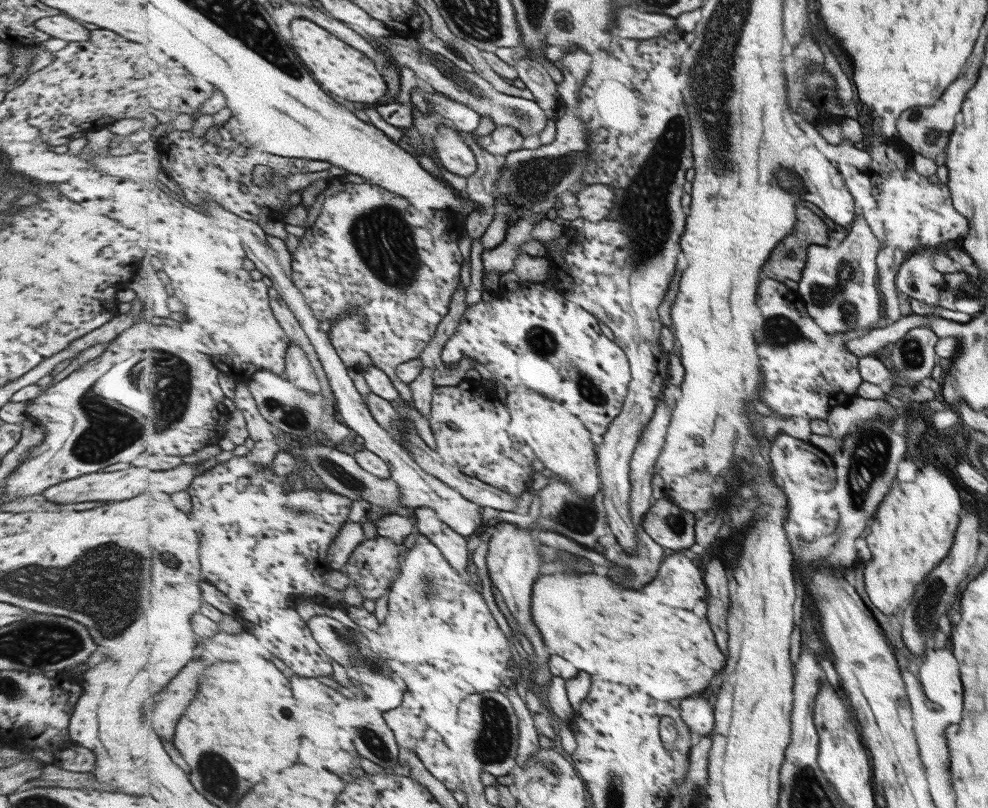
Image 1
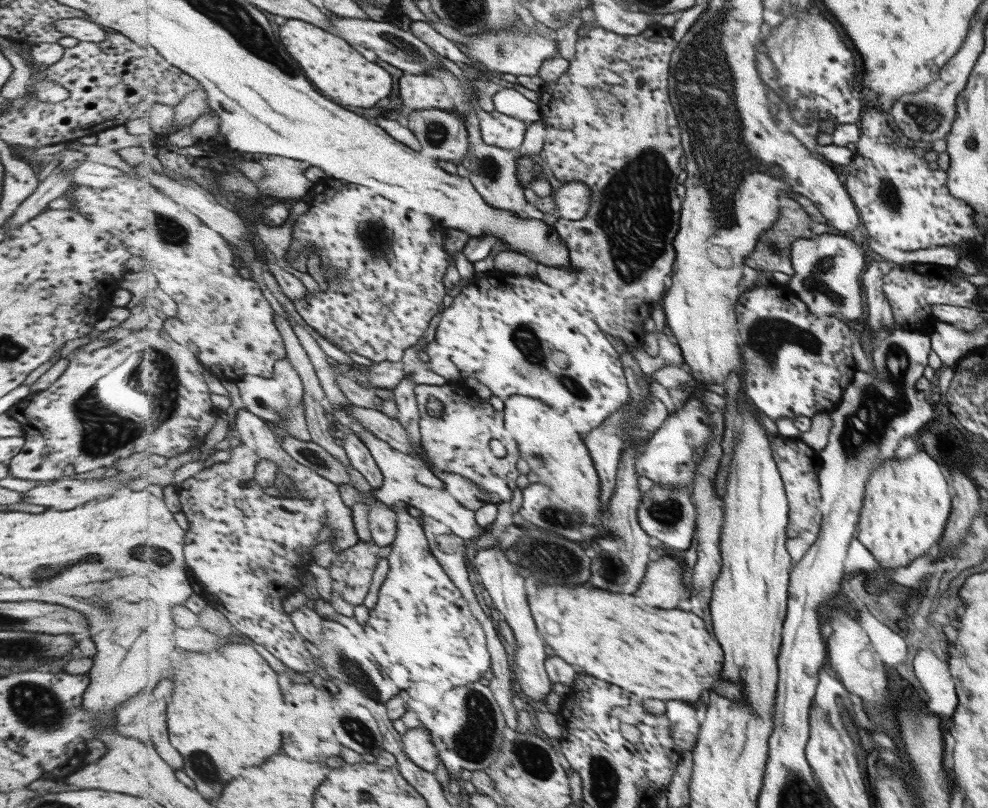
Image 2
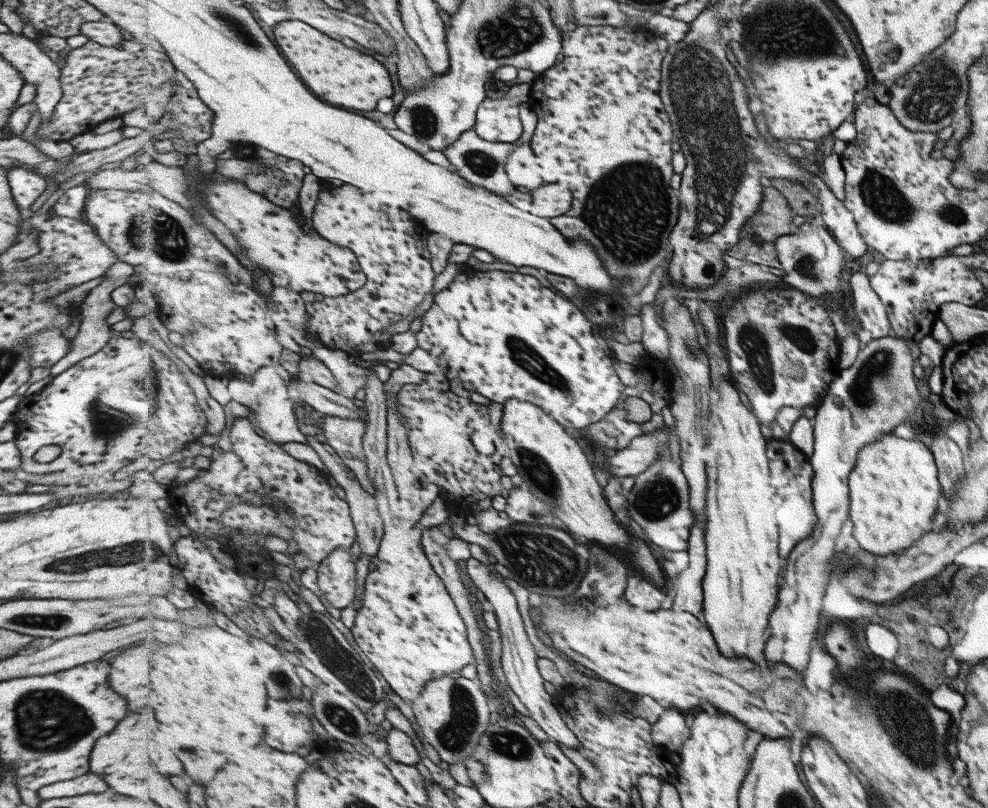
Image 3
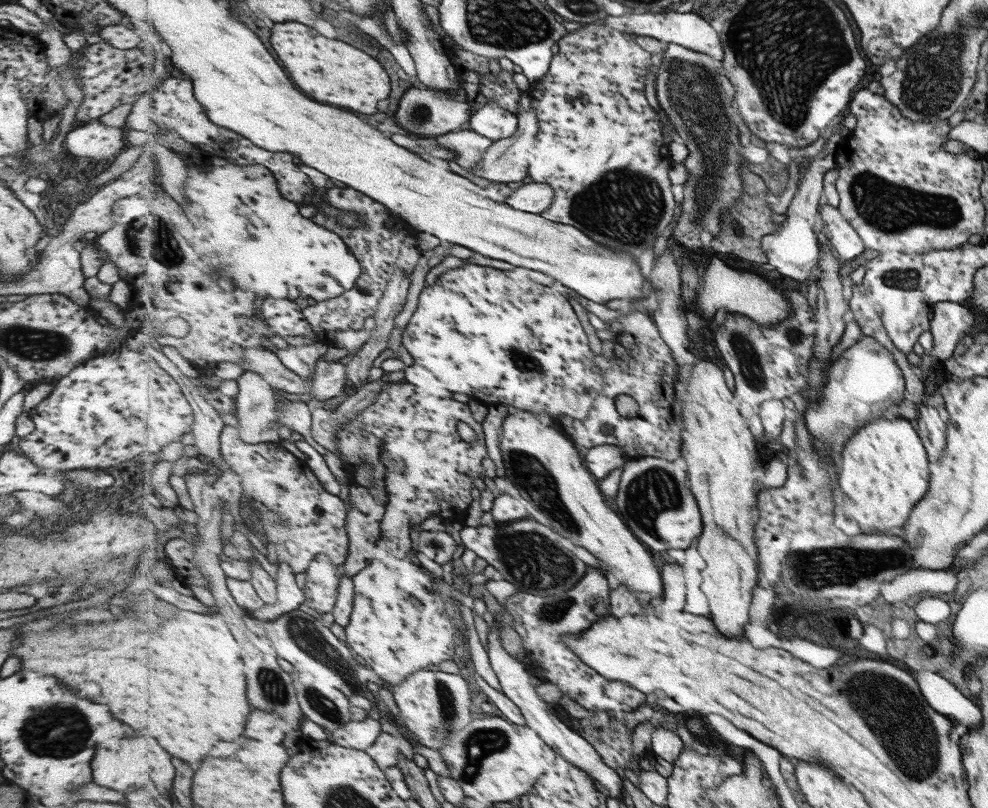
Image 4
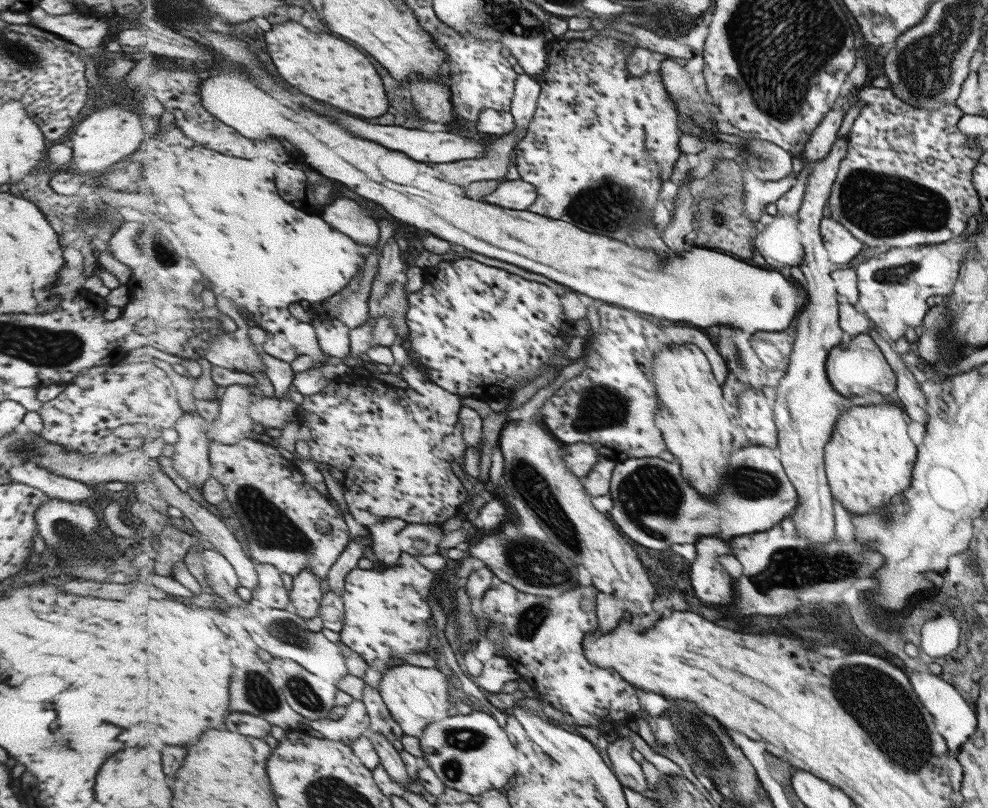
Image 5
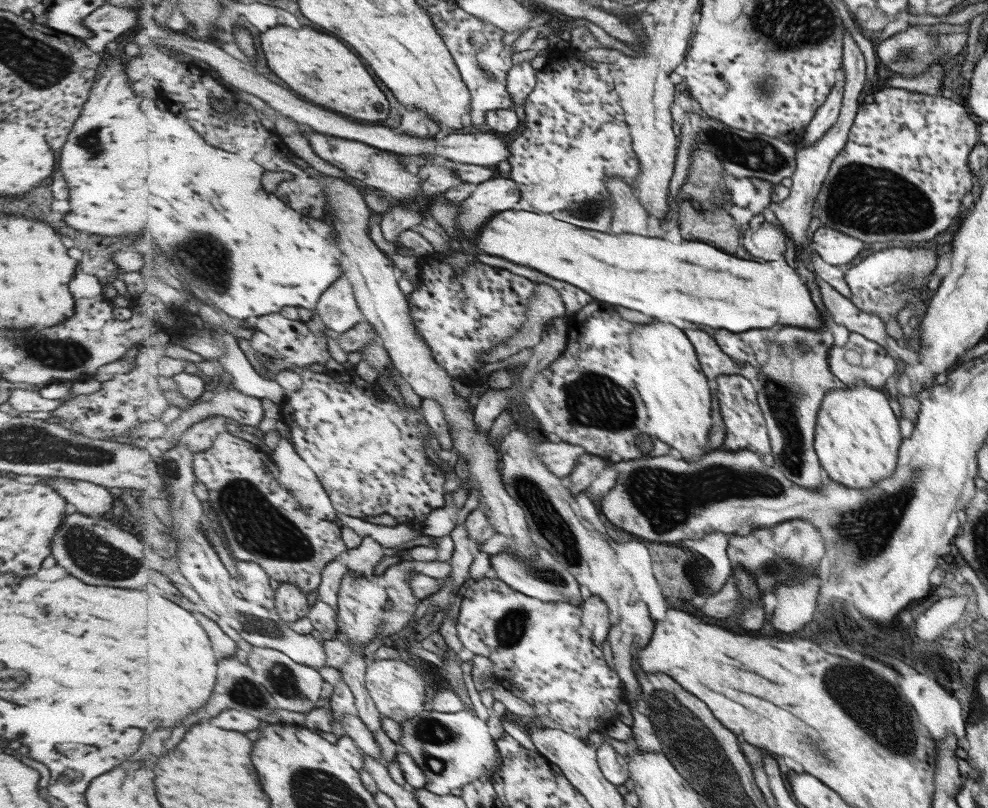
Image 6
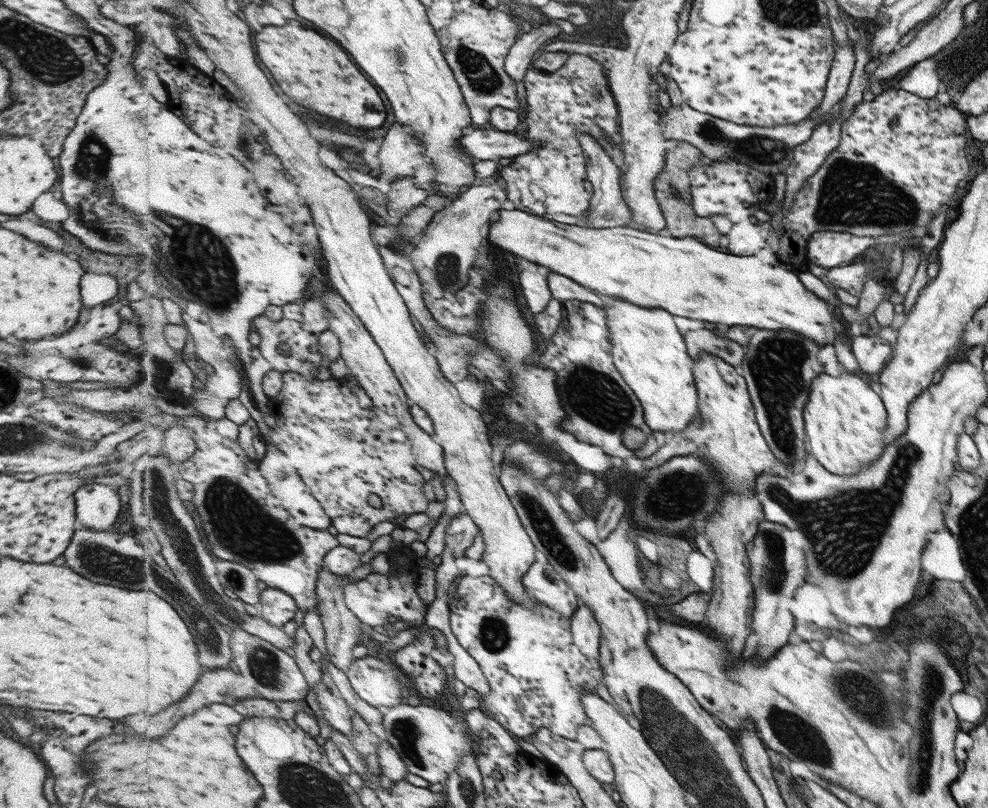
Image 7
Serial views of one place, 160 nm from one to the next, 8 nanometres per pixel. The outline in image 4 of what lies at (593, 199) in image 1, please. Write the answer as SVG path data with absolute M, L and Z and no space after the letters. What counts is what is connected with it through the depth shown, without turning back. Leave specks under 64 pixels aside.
M525 182L509 198L505 204L512 208L542 215L555 203L555 188L551 184Z

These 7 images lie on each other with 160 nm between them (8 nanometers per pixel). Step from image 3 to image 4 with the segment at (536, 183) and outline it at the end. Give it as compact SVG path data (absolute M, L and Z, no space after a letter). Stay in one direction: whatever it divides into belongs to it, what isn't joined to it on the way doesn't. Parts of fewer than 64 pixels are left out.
M532 107L516 113L519 119L517 132L511 137L495 142L481 159L473 176L495 183L529 180L529 156L538 133L539 118Z

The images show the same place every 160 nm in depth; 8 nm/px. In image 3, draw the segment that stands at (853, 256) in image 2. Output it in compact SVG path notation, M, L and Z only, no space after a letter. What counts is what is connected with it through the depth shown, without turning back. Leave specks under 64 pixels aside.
M808 220L799 226L799 234L780 236L776 247L778 248L779 260L782 262L785 276L784 285L812 296L821 301L823 294L831 294L831 298L839 300L843 293L839 290L839 276L846 261L843 257L846 252L834 241L834 238L822 227L810 225Z

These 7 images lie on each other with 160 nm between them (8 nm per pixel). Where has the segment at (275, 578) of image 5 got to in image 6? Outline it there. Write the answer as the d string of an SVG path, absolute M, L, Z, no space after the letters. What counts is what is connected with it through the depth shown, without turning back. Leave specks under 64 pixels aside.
M238 561L239 574L233 576L231 587L233 590L241 593L241 598L257 603L268 609L276 608L276 589L271 586L271 577L264 569L264 566L257 564L257 562Z

